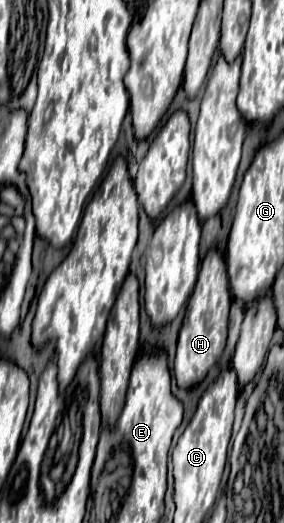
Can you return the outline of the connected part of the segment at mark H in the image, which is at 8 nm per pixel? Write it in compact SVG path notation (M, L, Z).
M210 249L200 265L198 281L190 297L184 323L180 329L180 337L178 337L178 351L176 351L176 361L174 361L174 375L176 375L178 387L190 389L198 385L222 357L224 347L226 347L226 337L228 337L230 303L232 303L232 295L228 287L228 273L226 273L224 257L216 253L214 249Z

